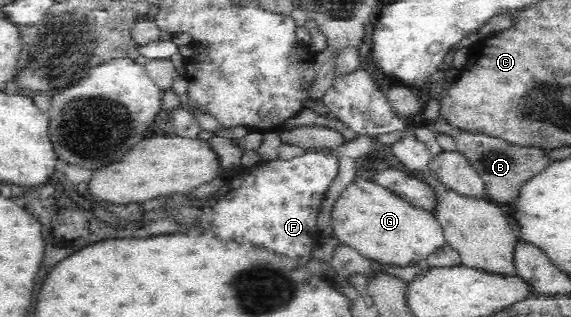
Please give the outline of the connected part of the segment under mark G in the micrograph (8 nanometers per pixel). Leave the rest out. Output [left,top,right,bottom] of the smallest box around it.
[330,177,445,267]

